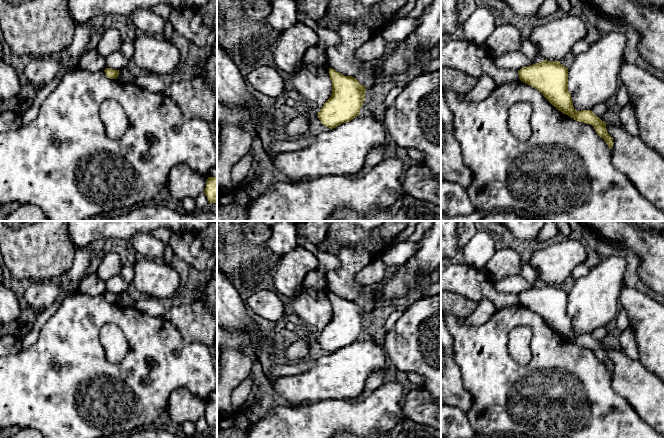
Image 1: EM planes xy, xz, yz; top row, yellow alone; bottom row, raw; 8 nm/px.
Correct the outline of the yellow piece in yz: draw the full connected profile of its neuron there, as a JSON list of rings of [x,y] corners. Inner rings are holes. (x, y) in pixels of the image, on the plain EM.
[[[543,284],[540,287],[518,294],[519,303],[539,314],[543,320],[559,335],[576,345],[590,348],[602,361],[610,373],[613,362],[608,358],[606,346],[602,345],[591,334],[576,335],[568,314],[568,292],[559,285]]]

